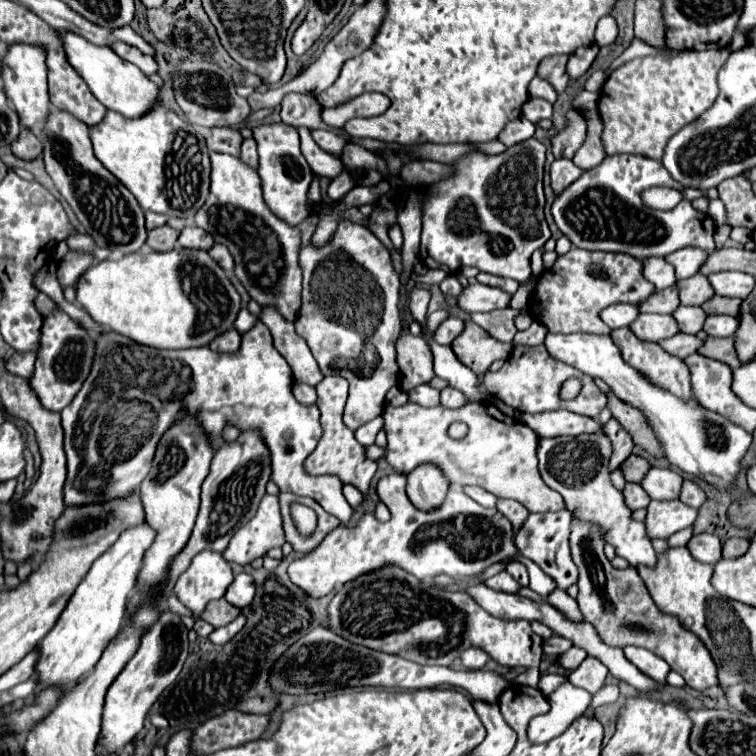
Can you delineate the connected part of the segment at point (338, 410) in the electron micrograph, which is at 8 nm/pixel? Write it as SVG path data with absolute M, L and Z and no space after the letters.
M325 376L317 386L317 406L321 410L321 426L323 438L319 440L317 448L307 456L305 468L309 474L337 474L345 484L357 486L363 494L367 494L371 478L377 470L377 462L365 456L365 446L357 442L351 428L343 424L343 406L347 400L347 380L341 376Z

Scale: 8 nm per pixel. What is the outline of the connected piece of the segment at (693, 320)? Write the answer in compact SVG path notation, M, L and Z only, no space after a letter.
M679 304L679 308L673 312L673 316L675 316L675 322L679 324L679 330L685 334L697 334L705 320L705 312L701 308L691 308L691 306L683 306L683 304Z

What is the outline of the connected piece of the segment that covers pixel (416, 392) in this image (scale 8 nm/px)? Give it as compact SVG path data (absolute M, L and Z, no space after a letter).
M423 384L423 386L413 388L409 392L409 402L415 402L419 406L437 406L439 404L439 390L431 388L429 384Z

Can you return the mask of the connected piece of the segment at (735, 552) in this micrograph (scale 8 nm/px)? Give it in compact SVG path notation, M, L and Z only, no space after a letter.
M727 538L723 540L723 558L737 558L743 556L749 548L749 540L745 538Z

